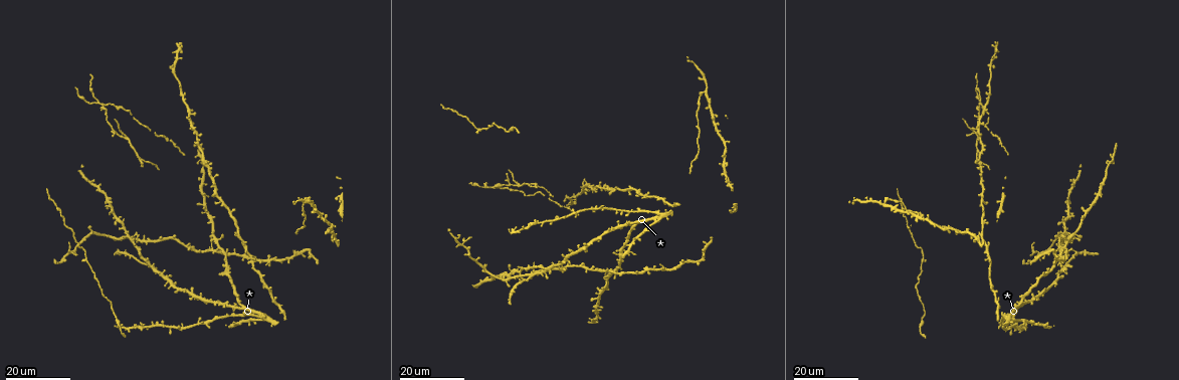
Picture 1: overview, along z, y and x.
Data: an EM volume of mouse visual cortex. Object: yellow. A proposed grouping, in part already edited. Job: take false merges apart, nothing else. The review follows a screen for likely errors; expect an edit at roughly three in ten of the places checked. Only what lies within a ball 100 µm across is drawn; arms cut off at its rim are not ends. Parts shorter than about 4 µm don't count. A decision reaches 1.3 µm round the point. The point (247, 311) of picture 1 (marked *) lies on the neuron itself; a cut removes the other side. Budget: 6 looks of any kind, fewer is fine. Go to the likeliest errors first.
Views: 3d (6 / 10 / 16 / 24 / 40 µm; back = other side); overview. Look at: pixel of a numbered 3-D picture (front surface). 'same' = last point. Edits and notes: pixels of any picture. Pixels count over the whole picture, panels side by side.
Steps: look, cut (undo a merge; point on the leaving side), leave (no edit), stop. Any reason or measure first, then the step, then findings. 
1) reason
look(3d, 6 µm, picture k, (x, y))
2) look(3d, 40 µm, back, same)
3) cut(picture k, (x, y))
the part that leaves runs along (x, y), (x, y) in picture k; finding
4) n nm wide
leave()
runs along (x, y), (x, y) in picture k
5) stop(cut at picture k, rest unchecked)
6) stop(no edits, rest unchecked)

thin arm on a thick one
look(3d, 24 µm, picture 1, (211, 248))

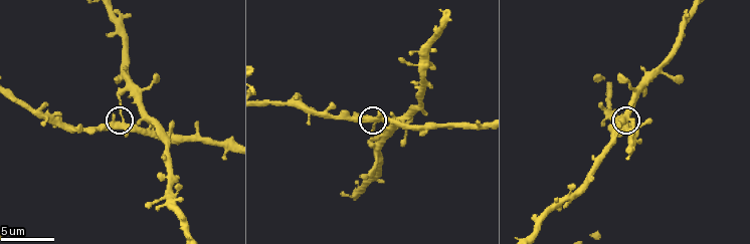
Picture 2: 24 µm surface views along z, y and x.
look(3d, 6 µm, picture 2, (122, 118))

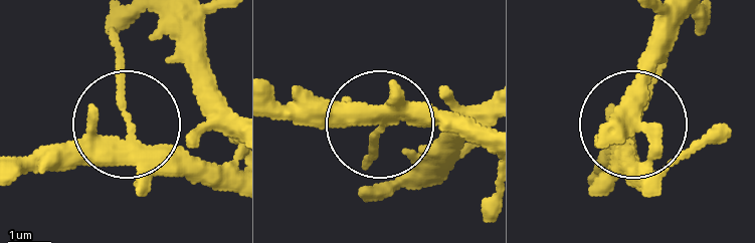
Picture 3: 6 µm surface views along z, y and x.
look(3d, 6 µm, back, picture 3, (129, 124))

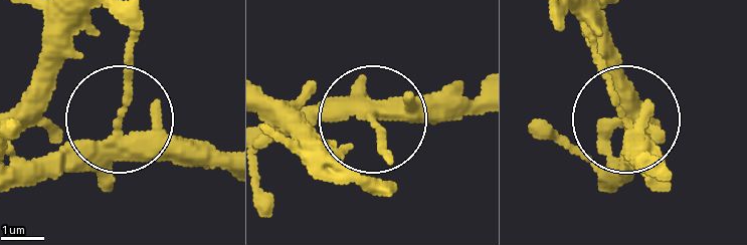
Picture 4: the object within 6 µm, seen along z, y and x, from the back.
250 nm wide
leave()
runs along (268, 107), (373, 118), (387, 158), (376, 176) in picture 4; one neuron here

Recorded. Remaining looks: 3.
three-way junction
look(3d, 24 µm, picture 1, (981, 116))

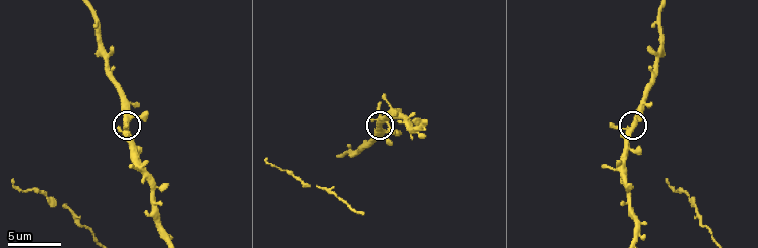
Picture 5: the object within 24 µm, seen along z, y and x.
look(3d, 10 µm, picture 5, (377, 122))

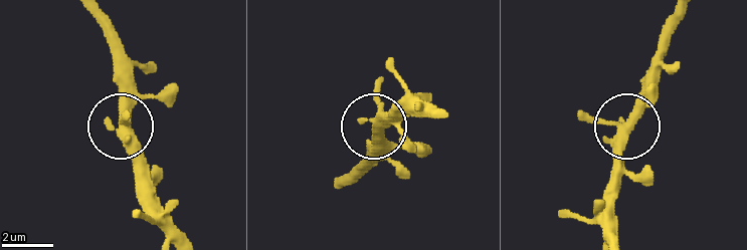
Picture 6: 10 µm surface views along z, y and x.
3 arms
leave()
one neuron here

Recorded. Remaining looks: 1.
stop(no edits, rest unchecked)

